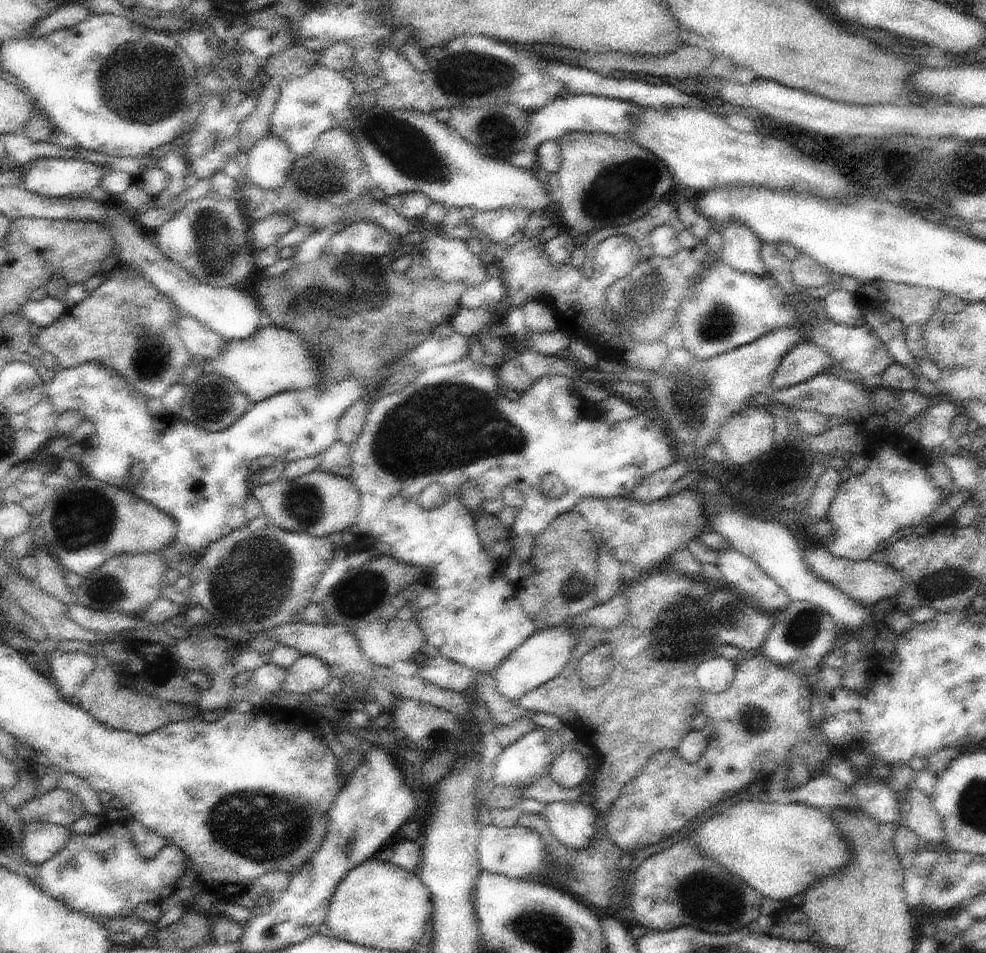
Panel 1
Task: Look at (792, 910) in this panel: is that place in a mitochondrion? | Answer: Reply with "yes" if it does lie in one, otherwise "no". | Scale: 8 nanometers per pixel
no

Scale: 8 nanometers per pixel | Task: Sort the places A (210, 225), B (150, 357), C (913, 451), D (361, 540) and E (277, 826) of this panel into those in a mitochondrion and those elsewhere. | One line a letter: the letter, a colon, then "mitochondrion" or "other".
A: mitochondrion
B: mitochondrion
C: other
D: other
E: mitochondrion

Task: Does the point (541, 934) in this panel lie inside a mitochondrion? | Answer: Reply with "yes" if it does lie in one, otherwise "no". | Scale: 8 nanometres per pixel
yes

